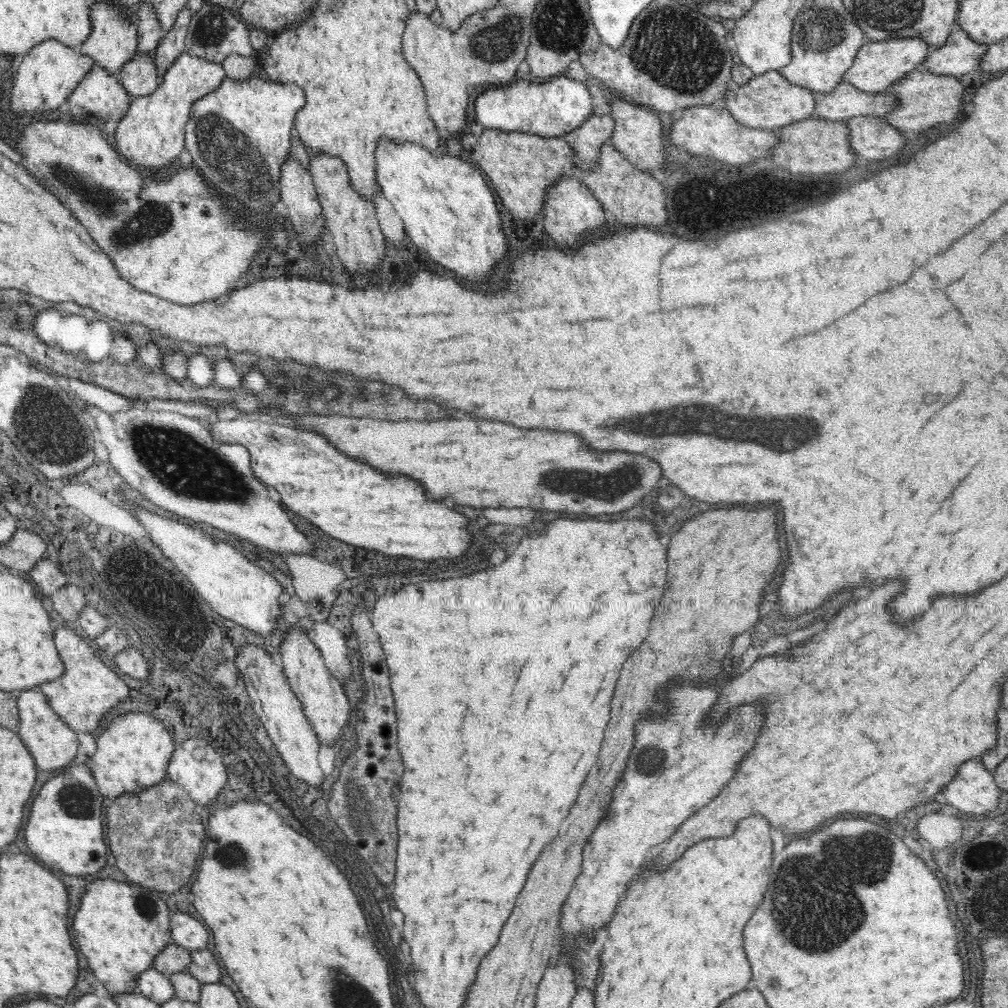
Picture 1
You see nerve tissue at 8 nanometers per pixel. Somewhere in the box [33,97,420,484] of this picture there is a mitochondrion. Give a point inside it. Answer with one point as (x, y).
(220, 141)

